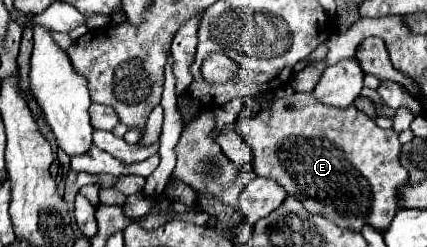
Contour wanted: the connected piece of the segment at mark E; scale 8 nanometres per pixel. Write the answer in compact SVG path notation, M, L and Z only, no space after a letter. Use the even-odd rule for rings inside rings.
M294 93L274 101L258 115L238 119L236 131L250 145L254 169L258 175L276 179L292 197L298 197L310 213L322 215L342 229L360 231L370 223L384 231L392 217L398 213L398 189L408 181L408 173L400 167L400 141L394 129L380 129L374 119L358 111L354 105L348 109L324 107L312 93Z

